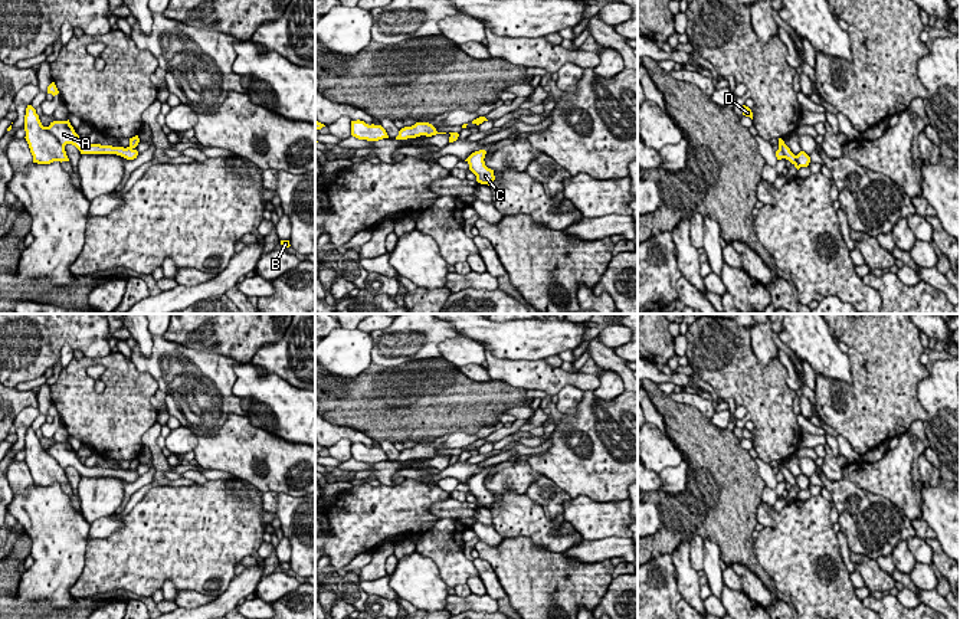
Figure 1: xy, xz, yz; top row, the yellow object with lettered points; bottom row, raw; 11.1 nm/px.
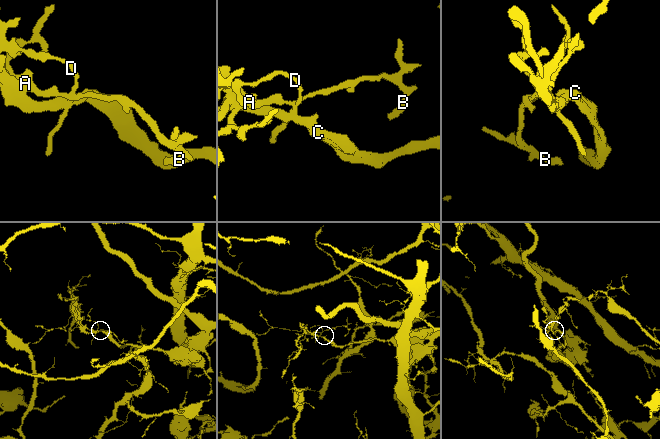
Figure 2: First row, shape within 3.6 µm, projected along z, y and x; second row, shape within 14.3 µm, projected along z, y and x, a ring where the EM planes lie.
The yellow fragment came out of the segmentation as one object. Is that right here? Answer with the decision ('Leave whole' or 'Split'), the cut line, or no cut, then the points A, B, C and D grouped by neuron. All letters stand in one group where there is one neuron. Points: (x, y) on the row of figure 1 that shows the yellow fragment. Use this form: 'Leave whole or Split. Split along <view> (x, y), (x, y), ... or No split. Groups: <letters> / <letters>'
Split. Split along yz (795, 156), (800, 166). Groups: A B C / D

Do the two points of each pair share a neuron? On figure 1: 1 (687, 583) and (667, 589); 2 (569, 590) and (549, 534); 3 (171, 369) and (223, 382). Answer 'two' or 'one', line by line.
1: two
2: two
3: one

